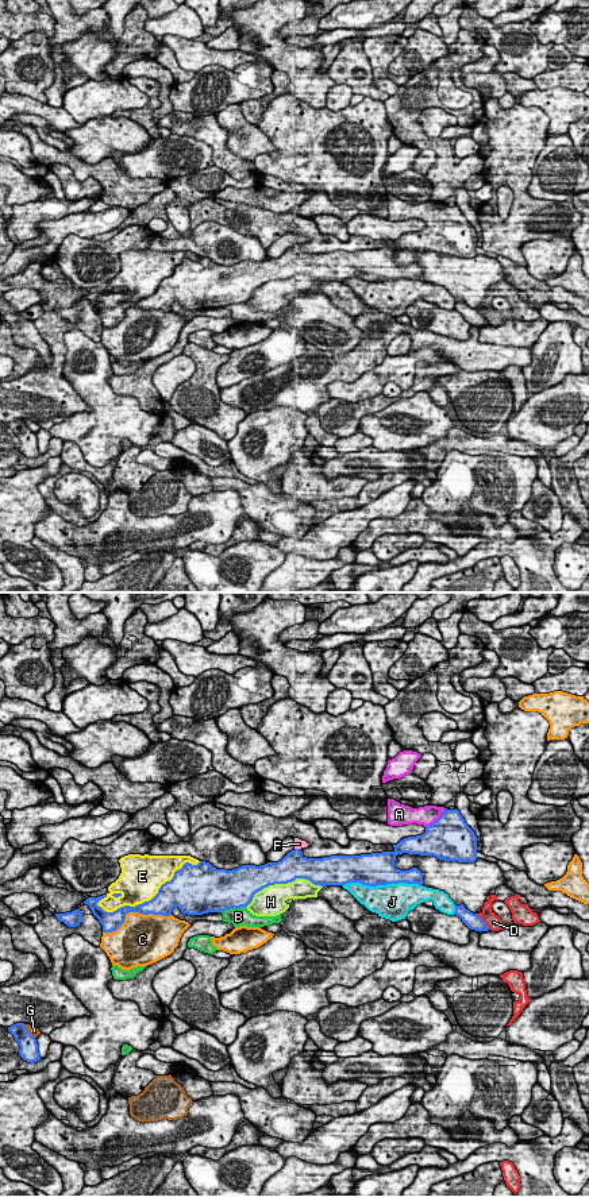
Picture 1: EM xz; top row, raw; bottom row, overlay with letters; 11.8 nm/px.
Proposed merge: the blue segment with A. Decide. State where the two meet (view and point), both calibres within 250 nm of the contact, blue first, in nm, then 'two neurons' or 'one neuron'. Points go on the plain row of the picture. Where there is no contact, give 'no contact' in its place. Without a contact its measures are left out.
contact xz (437, 215); calibres 480 and 220 nm; one neuron

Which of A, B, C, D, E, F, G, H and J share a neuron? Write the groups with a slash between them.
A / B / C / D / E / F / G / H / J

